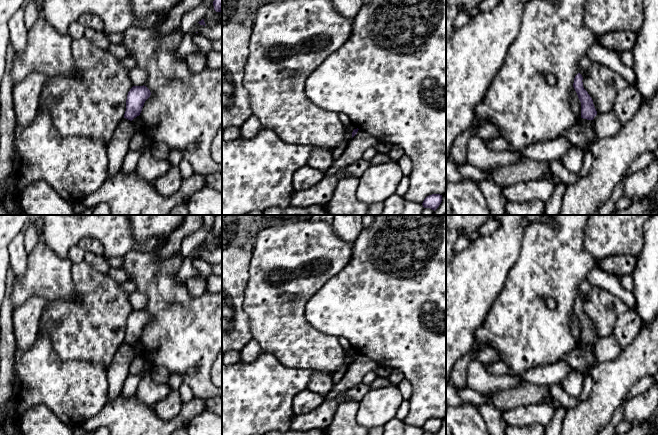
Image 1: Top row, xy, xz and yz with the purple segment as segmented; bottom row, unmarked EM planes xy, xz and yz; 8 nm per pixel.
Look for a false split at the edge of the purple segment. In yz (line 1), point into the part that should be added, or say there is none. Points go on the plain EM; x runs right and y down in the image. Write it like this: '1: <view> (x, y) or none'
1: none

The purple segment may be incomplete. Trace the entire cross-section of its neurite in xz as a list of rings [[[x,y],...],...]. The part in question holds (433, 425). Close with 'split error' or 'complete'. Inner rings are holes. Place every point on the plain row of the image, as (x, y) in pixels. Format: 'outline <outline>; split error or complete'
outline [[[432,418],[427,420],[422,429],[424,432],[430,432],[432,434],[436,434],[442,426],[442,419],[440,418]]]; complete

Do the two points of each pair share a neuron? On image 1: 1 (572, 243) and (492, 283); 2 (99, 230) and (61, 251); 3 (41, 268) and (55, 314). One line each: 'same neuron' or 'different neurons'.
1: different neurons
2: same neuron
3: different neurons

